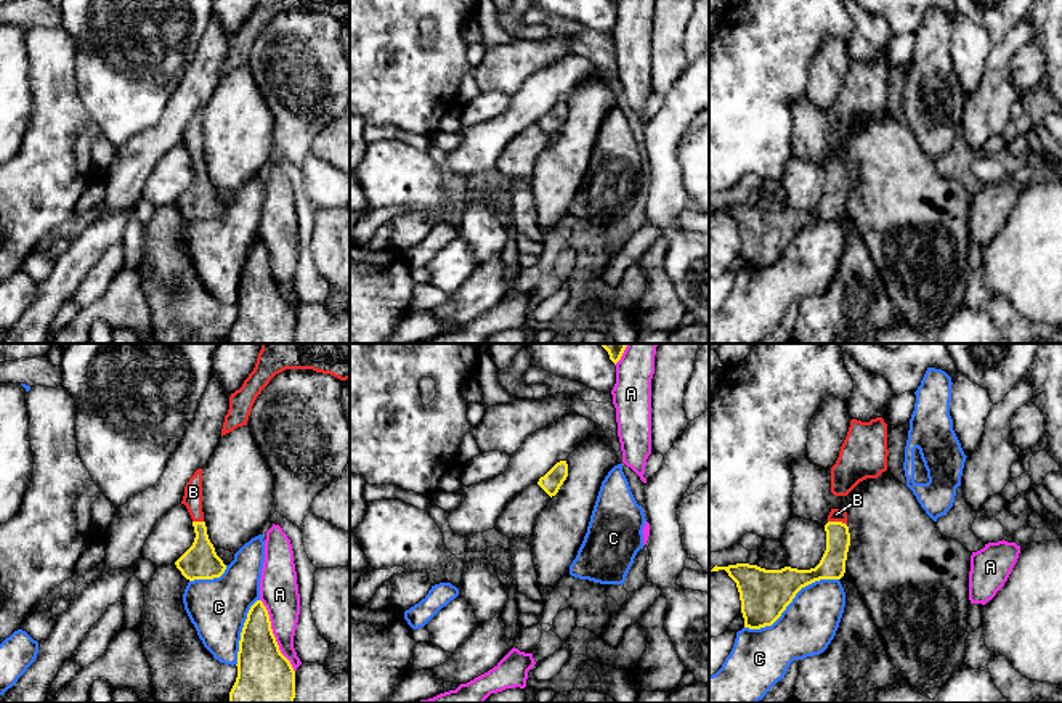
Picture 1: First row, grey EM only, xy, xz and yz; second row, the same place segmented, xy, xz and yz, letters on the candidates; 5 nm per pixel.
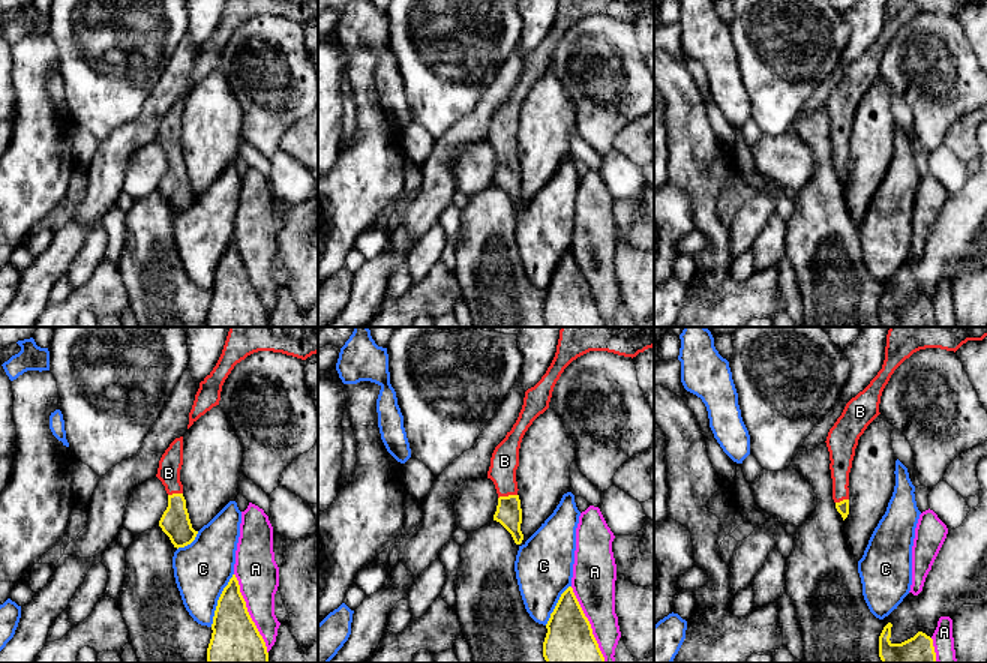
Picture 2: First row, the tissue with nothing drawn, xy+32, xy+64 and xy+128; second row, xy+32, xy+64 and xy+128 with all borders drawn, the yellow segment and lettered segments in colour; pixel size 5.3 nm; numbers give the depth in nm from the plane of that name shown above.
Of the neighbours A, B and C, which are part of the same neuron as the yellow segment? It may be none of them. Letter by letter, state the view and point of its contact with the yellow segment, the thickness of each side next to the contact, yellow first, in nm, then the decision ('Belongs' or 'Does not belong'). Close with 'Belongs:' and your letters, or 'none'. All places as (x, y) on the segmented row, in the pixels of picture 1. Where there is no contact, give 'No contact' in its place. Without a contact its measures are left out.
A: Touches yellow at xy (273, 636). Thickness 300 nm (yellow) against 190 nm. Does not belong
B: Touches yellow at yz (838, 522). Thickness 130 nm (yellow) against 60 nm. Belongs
C: Touches yellow at yz (791, 601). Thickness 240 nm (yellow) against 280 nm. Does not belong
Belongs: B

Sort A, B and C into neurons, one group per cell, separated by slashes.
A / B / C

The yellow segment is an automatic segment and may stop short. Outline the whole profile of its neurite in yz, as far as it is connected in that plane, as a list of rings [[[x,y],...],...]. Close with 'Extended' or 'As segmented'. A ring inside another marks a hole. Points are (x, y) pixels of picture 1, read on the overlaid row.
[[[831,509],[825,531],[826,551],[815,568],[784,567],[781,570],[765,570],[757,565],[736,563],[728,567],[715,565],[709,570],[725,570],[736,583],[744,628],[772,626],[802,587],[820,579],[841,579],[844,576],[850,546],[847,512]]]. Extended

